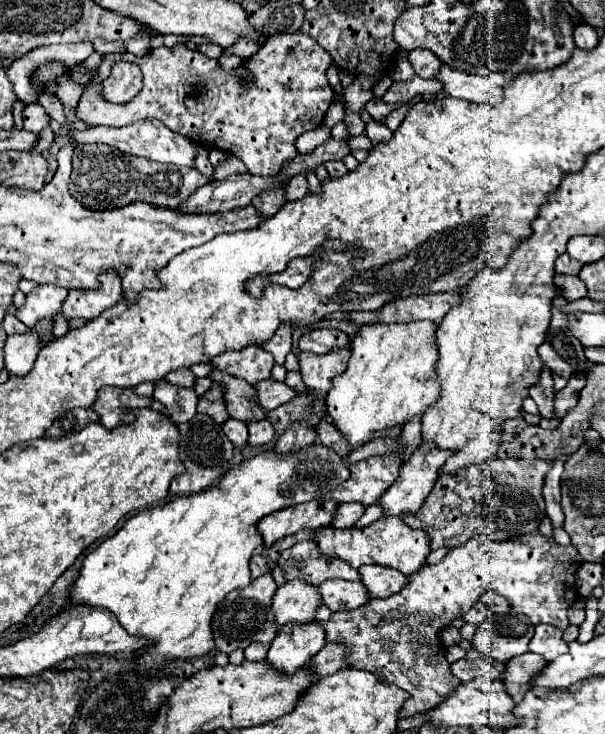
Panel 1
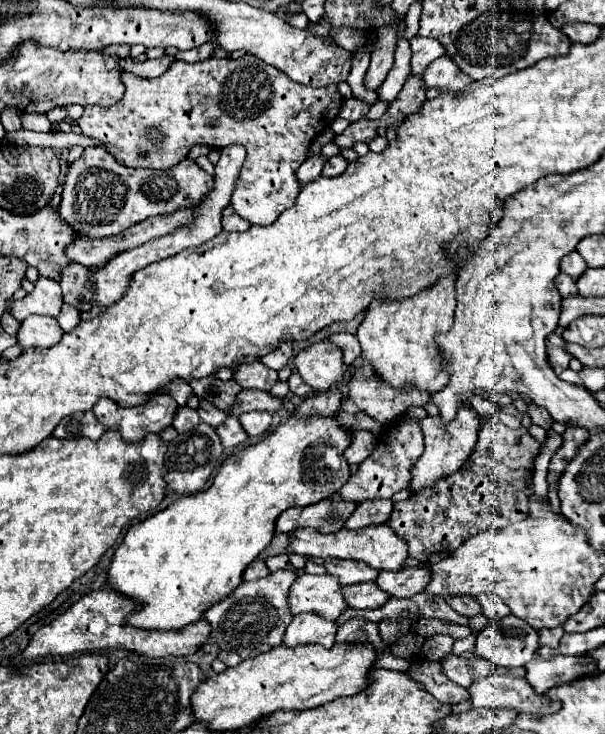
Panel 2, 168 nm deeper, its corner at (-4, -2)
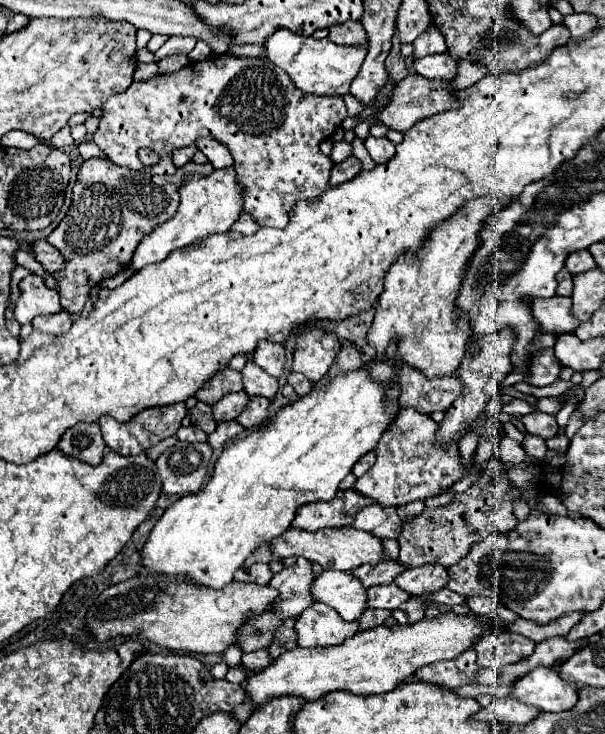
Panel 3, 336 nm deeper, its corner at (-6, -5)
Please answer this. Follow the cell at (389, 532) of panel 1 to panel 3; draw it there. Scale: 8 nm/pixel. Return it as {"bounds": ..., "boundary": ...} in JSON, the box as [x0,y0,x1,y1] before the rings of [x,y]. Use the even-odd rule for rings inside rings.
{"bounds":[270,526,388,572],"boundary":[[[346,526],[346,528],[324,528],[324,530],[314,532],[314,534],[300,530],[300,528],[288,528],[282,536],[272,540],[270,550],[278,558],[302,556],[302,558],[308,558],[308,560],[322,564],[324,570],[342,570],[342,572],[348,572],[348,570],[362,566],[362,564],[368,564],[368,566],[374,568],[376,564],[388,560],[388,556],[384,554],[384,546],[382,546],[380,538],[376,538],[368,532],[350,528],[350,526]]]}

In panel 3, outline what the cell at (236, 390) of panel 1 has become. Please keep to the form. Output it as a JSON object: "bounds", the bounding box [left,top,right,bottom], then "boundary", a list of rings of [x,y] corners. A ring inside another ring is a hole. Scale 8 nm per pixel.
{"bounds":[196,368,242,404],"boundary":[[[224,368],[204,388],[200,388],[200,392],[196,392],[196,398],[206,404],[216,404],[222,396],[230,392],[238,392],[240,388],[242,388],[240,374],[232,372],[230,368]]]}

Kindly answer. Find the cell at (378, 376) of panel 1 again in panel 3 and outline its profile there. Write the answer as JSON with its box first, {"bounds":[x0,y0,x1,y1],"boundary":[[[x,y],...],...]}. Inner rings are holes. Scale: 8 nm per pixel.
{"bounds":[366,198,496,378],"boundary":[[[492,198],[470,200],[462,212],[432,230],[418,254],[402,256],[392,264],[386,272],[384,292],[378,298],[374,322],[366,336],[378,358],[384,358],[388,344],[396,340],[398,360],[428,378],[450,376],[458,370],[460,360],[466,354],[468,324],[456,320],[452,304],[456,300],[460,276],[464,276],[464,264],[468,264],[468,256],[472,256],[476,248],[476,232],[494,212],[496,206]]]}

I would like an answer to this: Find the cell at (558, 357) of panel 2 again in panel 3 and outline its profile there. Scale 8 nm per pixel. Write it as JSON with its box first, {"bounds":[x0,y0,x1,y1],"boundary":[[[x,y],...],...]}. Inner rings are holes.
{"bounds":[530,348,560,386],"boundary":[[[542,348],[538,354],[532,356],[532,366],[530,366],[530,384],[532,386],[548,386],[558,380],[560,374],[560,362],[554,356],[552,348]]]}

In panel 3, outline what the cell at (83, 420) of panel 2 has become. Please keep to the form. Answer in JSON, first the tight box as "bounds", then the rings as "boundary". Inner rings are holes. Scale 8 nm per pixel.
{"bounds":[58,422,106,464],"boundary":[[[78,422],[76,426],[68,428],[58,442],[58,450],[90,464],[100,464],[104,448],[106,444],[96,422]]]}

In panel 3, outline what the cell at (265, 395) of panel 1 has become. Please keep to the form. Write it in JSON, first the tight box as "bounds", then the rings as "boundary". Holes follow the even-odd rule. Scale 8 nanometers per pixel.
{"bounds":[212,390,250,422],"boundary":[[[244,390],[236,392],[236,394],[228,394],[218,404],[212,406],[214,418],[218,422],[222,422],[222,420],[234,420],[246,408],[248,402],[250,402],[250,394],[244,392]]]}

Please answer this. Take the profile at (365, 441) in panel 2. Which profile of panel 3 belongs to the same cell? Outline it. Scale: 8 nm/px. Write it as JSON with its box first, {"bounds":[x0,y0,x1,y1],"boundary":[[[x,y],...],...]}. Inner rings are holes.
{"bounds":[352,450,376,476],"boundary":[[[372,450],[372,452],[366,452],[366,454],[354,464],[354,470],[352,470],[352,472],[354,472],[356,476],[362,476],[364,472],[368,472],[368,468],[374,464],[374,460],[376,460],[376,452],[374,452],[374,450]]]}

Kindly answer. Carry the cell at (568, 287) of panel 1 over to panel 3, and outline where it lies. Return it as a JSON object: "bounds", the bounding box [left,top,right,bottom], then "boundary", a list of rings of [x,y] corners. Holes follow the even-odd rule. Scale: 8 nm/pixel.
{"bounds":[556,270,574,296],"boundary":[[[562,270],[562,272],[558,274],[558,288],[556,288],[556,294],[560,294],[560,296],[572,296],[572,288],[574,288],[572,276],[570,276],[566,270]]]}

